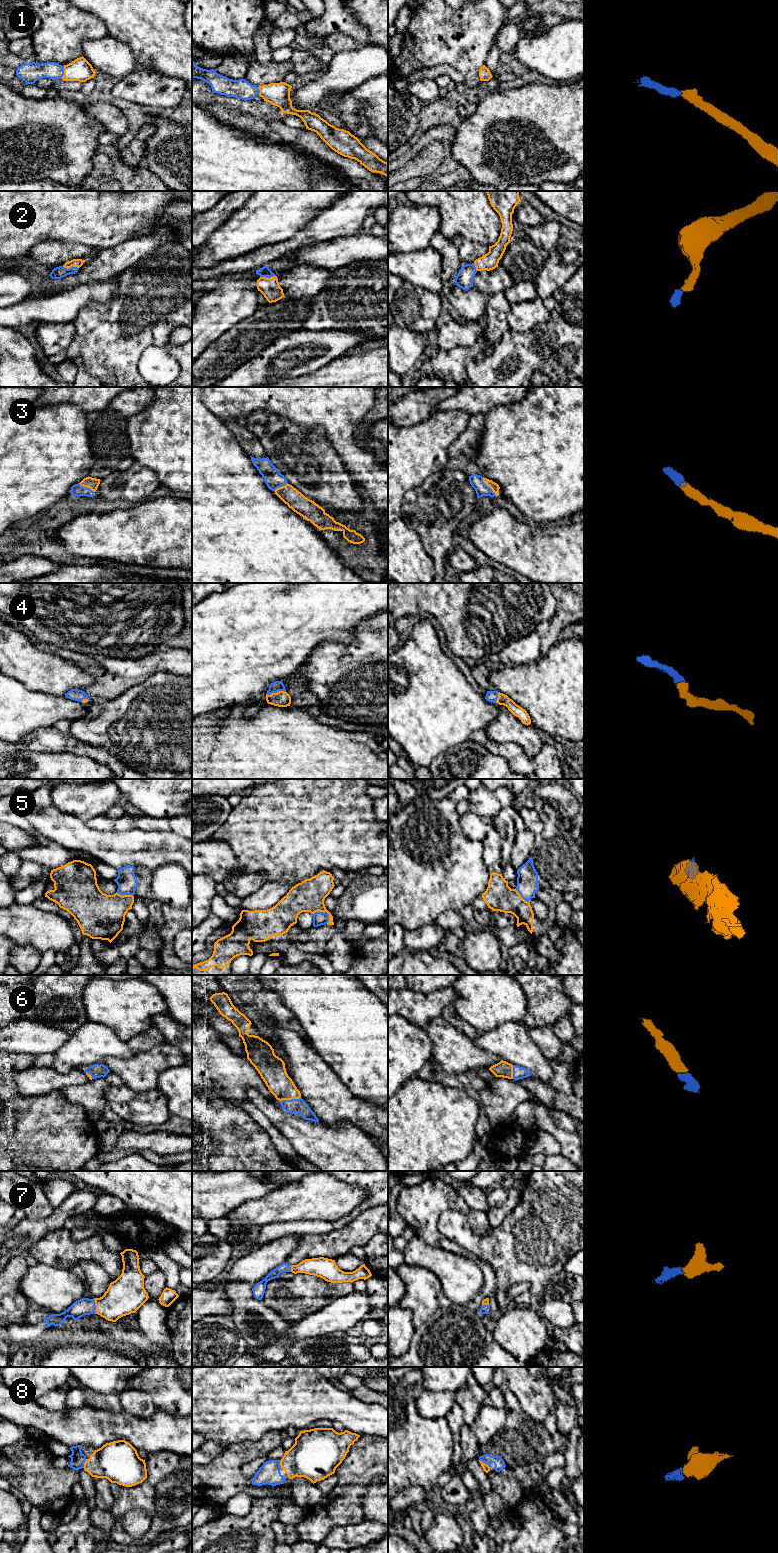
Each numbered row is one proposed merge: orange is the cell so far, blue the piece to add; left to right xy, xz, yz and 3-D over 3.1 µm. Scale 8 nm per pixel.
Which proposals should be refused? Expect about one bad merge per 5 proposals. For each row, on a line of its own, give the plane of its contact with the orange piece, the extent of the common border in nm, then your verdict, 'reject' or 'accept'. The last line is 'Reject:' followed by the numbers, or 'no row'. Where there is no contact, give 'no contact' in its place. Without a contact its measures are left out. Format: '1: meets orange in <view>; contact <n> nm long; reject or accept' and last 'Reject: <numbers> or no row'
1: meets orange in xy; contact 110 nm long; accept
2: meets orange in xy; contact 140 nm long; accept
3: meets orange in yz; contact 170 nm long; accept
4: meets orange in xz; contact 160 nm long; accept
5: meets orange in xz; contact 160 nm long; reject
6: meets orange in xz; contact 170 nm long; accept
7: meets orange in xy; contact 120 nm long; accept
8: meets orange in yz; contact 120 nm long; accept
Reject: 5

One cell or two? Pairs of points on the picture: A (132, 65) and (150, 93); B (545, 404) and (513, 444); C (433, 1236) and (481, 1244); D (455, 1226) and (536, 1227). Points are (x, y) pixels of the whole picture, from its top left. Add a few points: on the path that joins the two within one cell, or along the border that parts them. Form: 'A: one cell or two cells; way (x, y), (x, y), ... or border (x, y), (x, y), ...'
A: two cells; border (154, 70), (134, 70), (118, 79)
B: one cell; way (543, 414), (523, 434)
C: two cells; border (438, 1218), (437, 1229), (449, 1239), (470, 1250)
D: one cell; way (475, 1242), (492, 1242), (513, 1221), (516, 1221)

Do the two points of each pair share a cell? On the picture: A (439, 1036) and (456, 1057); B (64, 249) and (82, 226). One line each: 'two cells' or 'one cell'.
A: one cell
B: two cells

